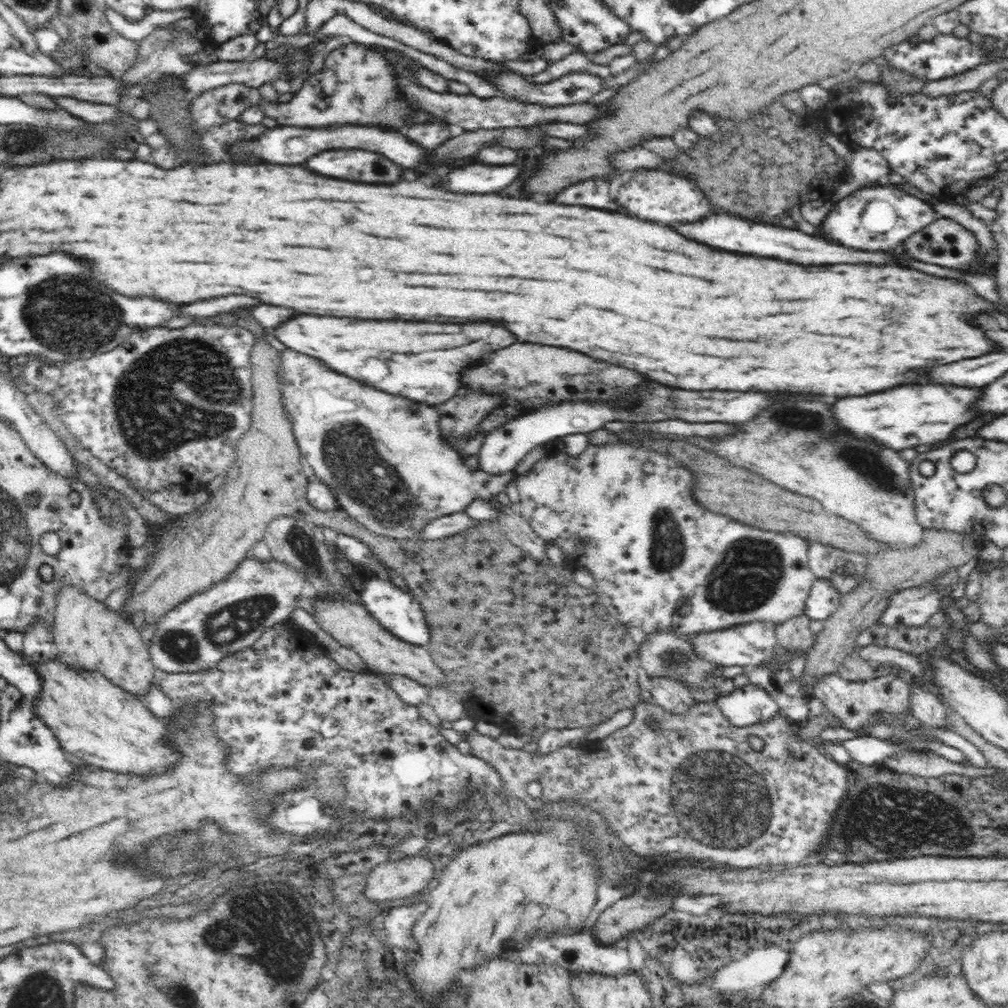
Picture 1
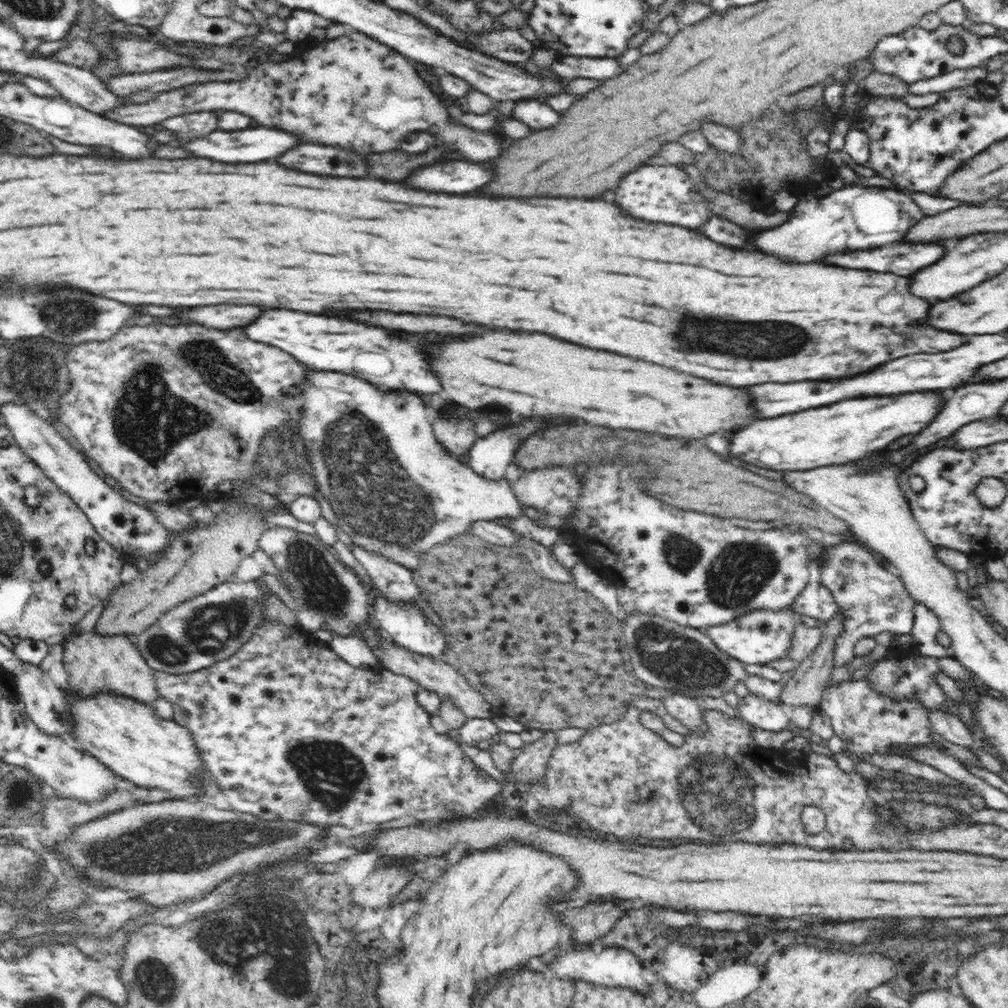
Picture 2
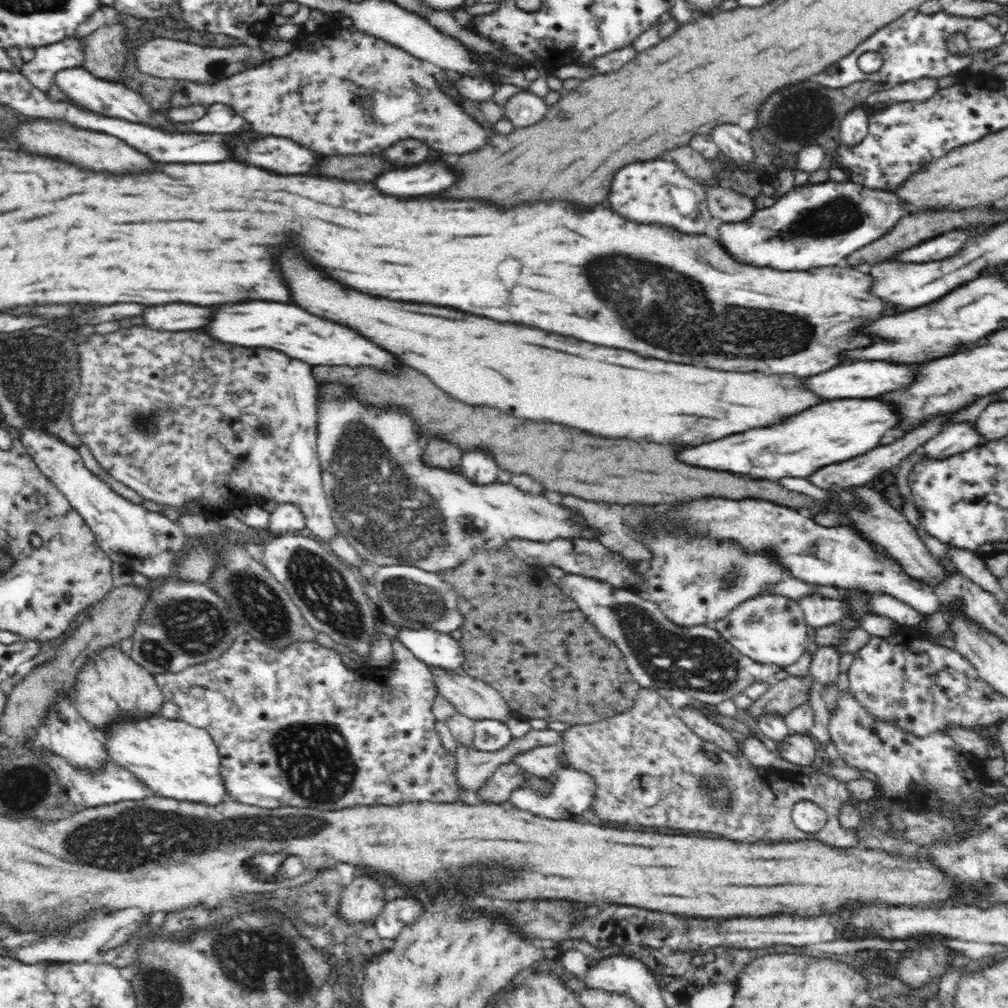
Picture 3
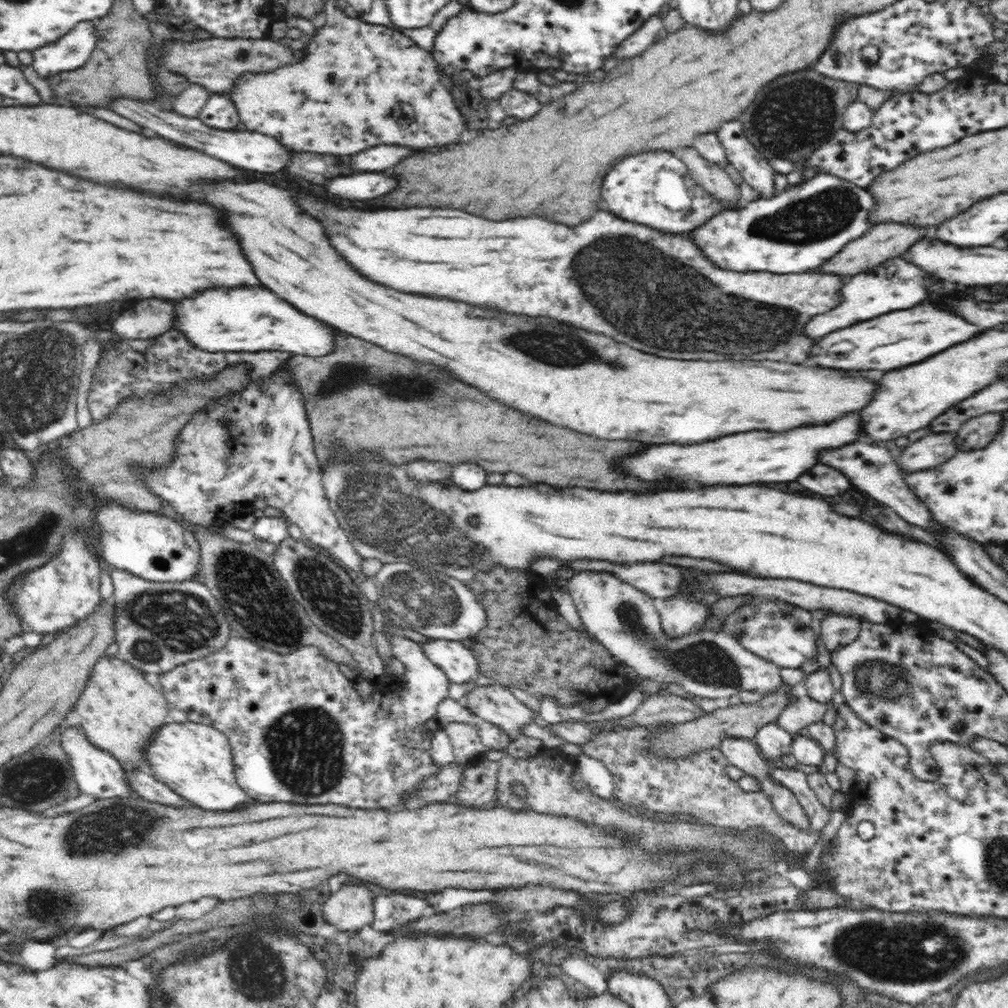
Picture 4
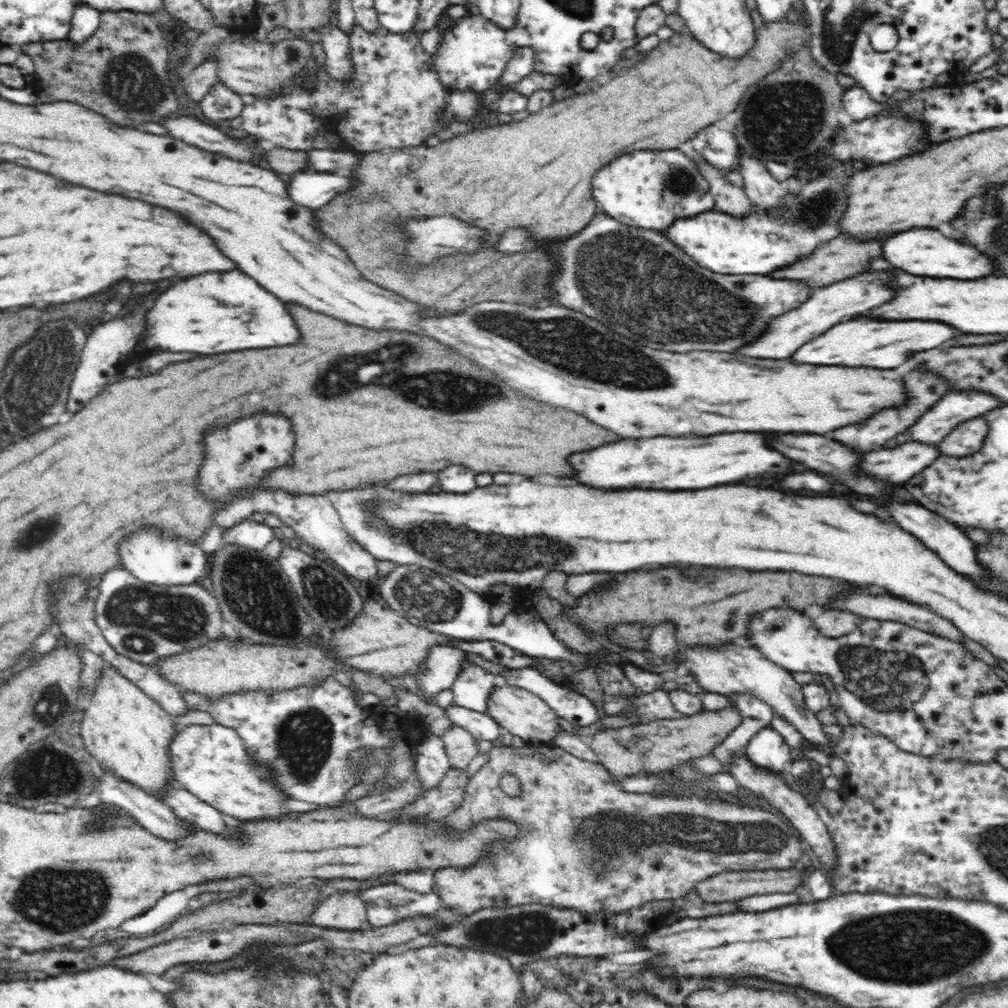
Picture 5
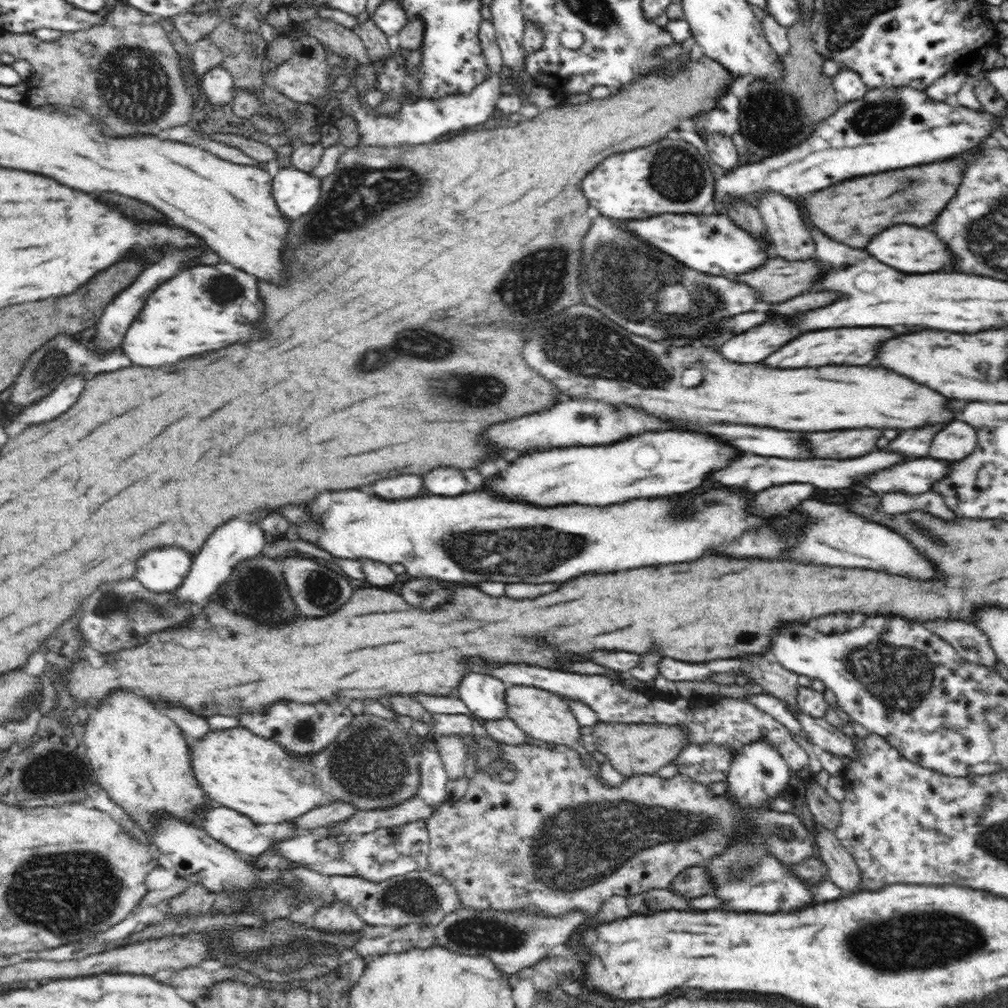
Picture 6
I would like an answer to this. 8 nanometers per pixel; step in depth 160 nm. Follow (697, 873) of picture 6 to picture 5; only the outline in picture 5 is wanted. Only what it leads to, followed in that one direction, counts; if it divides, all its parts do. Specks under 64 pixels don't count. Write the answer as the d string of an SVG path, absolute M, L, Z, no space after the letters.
M762 870L762 872L722 872L696 886L698 894L706 902L728 902L758 894L792 892L802 882L800 871Z

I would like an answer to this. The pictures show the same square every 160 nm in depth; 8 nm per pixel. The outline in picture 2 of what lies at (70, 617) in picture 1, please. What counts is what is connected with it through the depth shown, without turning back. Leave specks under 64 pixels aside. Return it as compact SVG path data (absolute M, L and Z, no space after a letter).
M94 631L78 635L70 633L63 642L63 668L68 674L73 692L78 693L80 697L97 695L100 691L110 691L114 695L122 695L146 704L154 702L159 697L155 684L155 670L150 668L146 659L142 658L142 653L128 640L128 635L104 636Z

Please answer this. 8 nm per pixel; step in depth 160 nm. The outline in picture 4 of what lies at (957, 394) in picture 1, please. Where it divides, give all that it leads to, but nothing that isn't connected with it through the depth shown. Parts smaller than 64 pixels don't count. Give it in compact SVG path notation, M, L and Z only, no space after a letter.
M850 412L846 416L840 416L828 424L820 426L802 426L794 428L788 432L740 432L734 436L724 436L712 442L704 444L690 444L690 446L680 446L680 444L662 444L662 446L648 446L644 452L630 456L622 462L622 468L626 474L640 478L640 480L664 480L670 478L674 482L696 482L696 484L752 484L752 482L794 482L802 474L806 474L814 464L820 460L820 452L824 450L834 450L846 444L852 444L860 438L862 434L862 424L860 424L860 412Z

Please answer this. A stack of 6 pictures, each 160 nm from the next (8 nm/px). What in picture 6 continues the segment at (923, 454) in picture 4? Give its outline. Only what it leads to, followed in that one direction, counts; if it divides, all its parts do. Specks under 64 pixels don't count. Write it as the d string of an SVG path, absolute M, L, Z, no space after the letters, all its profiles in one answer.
M870 452L866 456L854 458L854 460L782 460L782 458L764 458L764 456L740 456L730 464L730 468L724 468L722 472L716 472L712 476L712 482L718 482L722 486L738 486L748 490L766 490L770 486L780 484L792 484L792 482L808 482L816 488L850 488L858 482L862 482L866 476L872 476L874 472L880 472L884 468L902 464L906 456L894 454L894 452Z

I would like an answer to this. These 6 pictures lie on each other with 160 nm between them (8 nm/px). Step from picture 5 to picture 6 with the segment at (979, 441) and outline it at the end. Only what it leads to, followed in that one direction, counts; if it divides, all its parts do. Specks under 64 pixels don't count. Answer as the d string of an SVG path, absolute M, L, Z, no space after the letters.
M948 424L930 446L930 456L938 460L962 460L976 448L976 430L970 424Z

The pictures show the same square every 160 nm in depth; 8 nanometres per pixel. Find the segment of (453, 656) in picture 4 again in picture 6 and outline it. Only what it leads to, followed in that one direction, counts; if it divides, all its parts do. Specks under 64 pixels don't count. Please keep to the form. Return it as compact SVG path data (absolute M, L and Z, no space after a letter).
M466 674L456 694L478 719L506 719L504 685L500 680L486 674Z

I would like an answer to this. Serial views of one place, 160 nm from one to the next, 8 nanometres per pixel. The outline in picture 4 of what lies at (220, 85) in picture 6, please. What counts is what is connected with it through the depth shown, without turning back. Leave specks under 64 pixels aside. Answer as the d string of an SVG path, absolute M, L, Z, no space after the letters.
M212 93L197 117L204 124L220 130L232 130L241 122L235 104L229 95L224 93Z

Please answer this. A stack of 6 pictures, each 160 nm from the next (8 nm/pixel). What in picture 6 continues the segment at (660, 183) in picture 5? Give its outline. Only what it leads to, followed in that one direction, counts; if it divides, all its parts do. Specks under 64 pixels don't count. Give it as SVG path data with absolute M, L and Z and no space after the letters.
M666 138L648 148L636 148L632 152L610 156L582 180L582 190L584 190L590 206L598 208L604 216L616 218L616 221L648 220L648 218L668 213L700 215L715 196L714 186L713 173L700 152L692 144L688 144L684 140L672 140L672 138Z

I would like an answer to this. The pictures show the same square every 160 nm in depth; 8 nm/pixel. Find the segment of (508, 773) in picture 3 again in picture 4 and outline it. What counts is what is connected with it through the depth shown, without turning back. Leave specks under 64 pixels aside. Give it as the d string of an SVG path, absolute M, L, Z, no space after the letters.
M481 759L464 768L462 782L451 802L466 807L490 805L496 798L496 780L498 780L498 761Z

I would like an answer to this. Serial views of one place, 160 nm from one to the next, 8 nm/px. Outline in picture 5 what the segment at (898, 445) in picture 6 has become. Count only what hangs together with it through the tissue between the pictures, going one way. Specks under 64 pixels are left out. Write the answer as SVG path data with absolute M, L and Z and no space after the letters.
M954 392L954 394L946 394L938 404L934 404L934 408L930 408L930 412L926 412L918 424L914 424L914 428L910 428L910 434L914 440L918 442L924 442L924 444L938 444L942 442L960 422L964 420L970 420L970 418L976 418L976 416L984 416L986 412L990 412L998 406L1004 404L996 404L998 400L992 397L992 395L984 394L984 392Z

